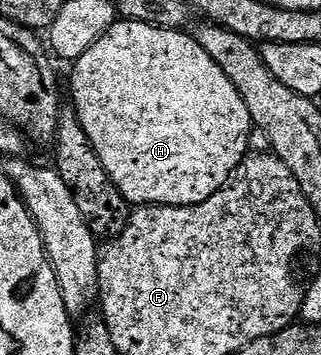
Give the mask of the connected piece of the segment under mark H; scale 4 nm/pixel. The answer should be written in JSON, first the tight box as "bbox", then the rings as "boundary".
{"bbox":[71,19,253,206],"boundary":[[[119,19],[113,27],[109,27],[109,31],[105,31],[105,35],[101,35],[101,39],[97,39],[97,43],[93,43],[93,47],[89,47],[89,51],[85,51],[85,55],[81,55],[81,59],[73,63],[72,69],[75,69],[71,73],[71,101],[75,104],[73,112],[78,117],[81,127],[85,127],[85,135],[89,135],[89,143],[93,143],[93,151],[101,155],[101,163],[105,163],[109,179],[113,179],[123,198],[130,201],[132,206],[205,203],[205,199],[223,189],[231,180],[236,167],[242,165],[244,157],[248,156],[253,136],[249,107],[245,107],[245,99],[237,95],[237,87],[229,83],[225,71],[221,71],[221,67],[217,67],[217,63],[209,59],[205,47],[201,47],[201,43],[197,43],[190,32],[162,29],[149,23]]]}

